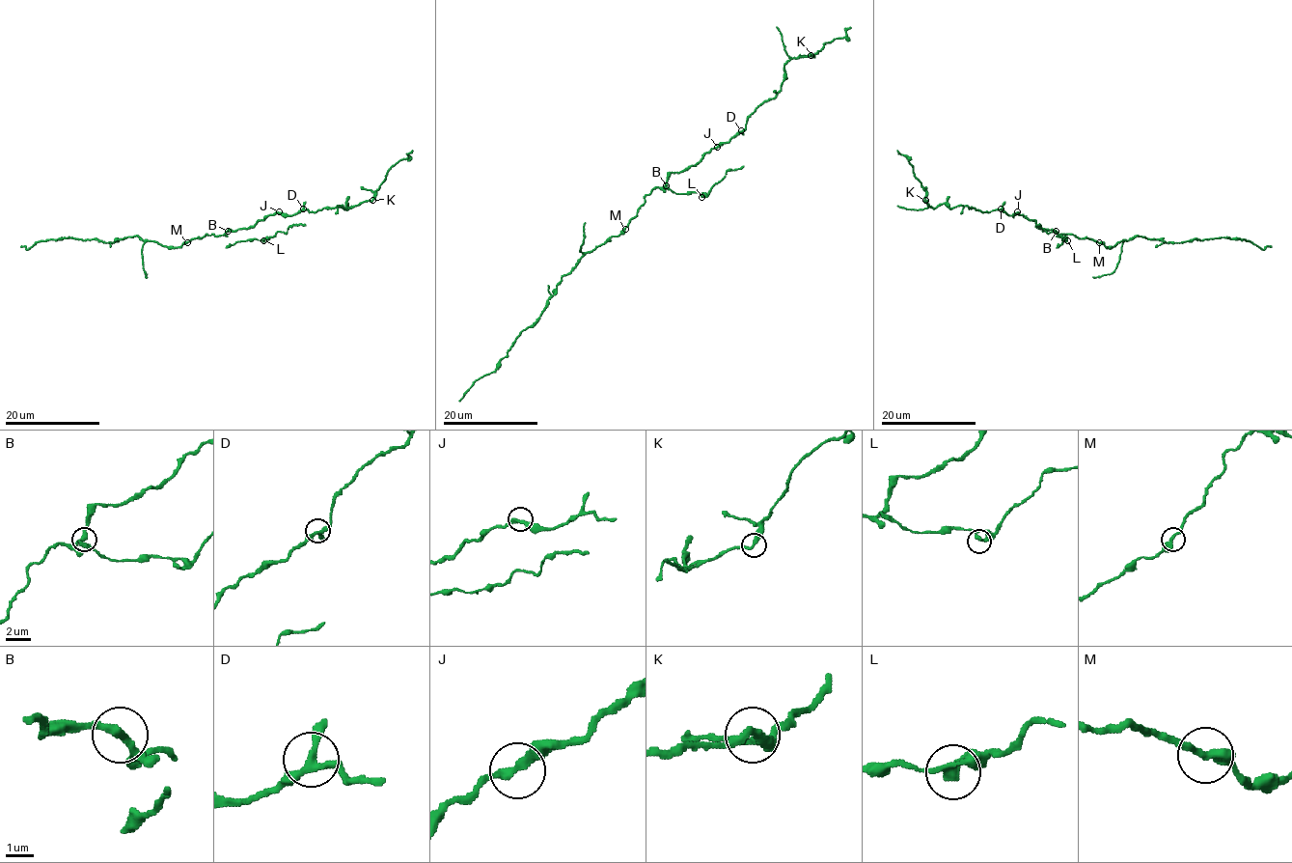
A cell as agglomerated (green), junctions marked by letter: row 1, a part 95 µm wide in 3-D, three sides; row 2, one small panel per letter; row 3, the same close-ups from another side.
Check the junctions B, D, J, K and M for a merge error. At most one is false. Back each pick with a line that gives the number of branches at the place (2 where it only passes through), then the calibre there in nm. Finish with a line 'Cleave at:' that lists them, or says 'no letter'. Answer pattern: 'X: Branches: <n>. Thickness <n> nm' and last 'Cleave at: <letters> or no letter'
Cleave at: no letter

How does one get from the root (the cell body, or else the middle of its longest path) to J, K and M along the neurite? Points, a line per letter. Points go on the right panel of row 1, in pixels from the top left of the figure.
J: (1058, 235), (1052, 230), (1042, 231), (1034, 221), (1017, 211)
K: (1058, 235), (1042, 231), (1019, 213), (944, 204), (930, 207), (925, 200)
M: (1058, 235), (1074, 235), (1099, 242)

